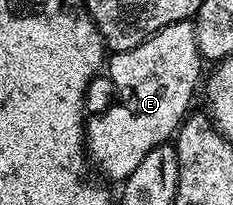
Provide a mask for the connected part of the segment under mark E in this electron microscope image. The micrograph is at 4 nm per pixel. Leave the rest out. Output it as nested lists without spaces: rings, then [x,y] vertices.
[[[191,19],[179,20],[170,26],[166,26],[160,32],[155,32],[149,40],[143,40],[138,46],[134,46],[125,52],[112,52],[106,60],[107,67],[116,68],[116,101],[105,110],[101,116],[89,115],[86,120],[86,155],[90,161],[91,167],[96,168],[104,176],[109,176],[112,180],[123,182],[127,180],[130,174],[134,174],[134,170],[142,163],[142,158],[146,158],[146,154],[150,154],[150,150],[159,144],[167,144],[175,137],[179,127],[184,123],[189,115],[188,107],[192,104],[192,95],[196,92],[196,83],[200,80],[200,64],[202,65],[202,57],[198,46],[196,45],[196,26]]]

